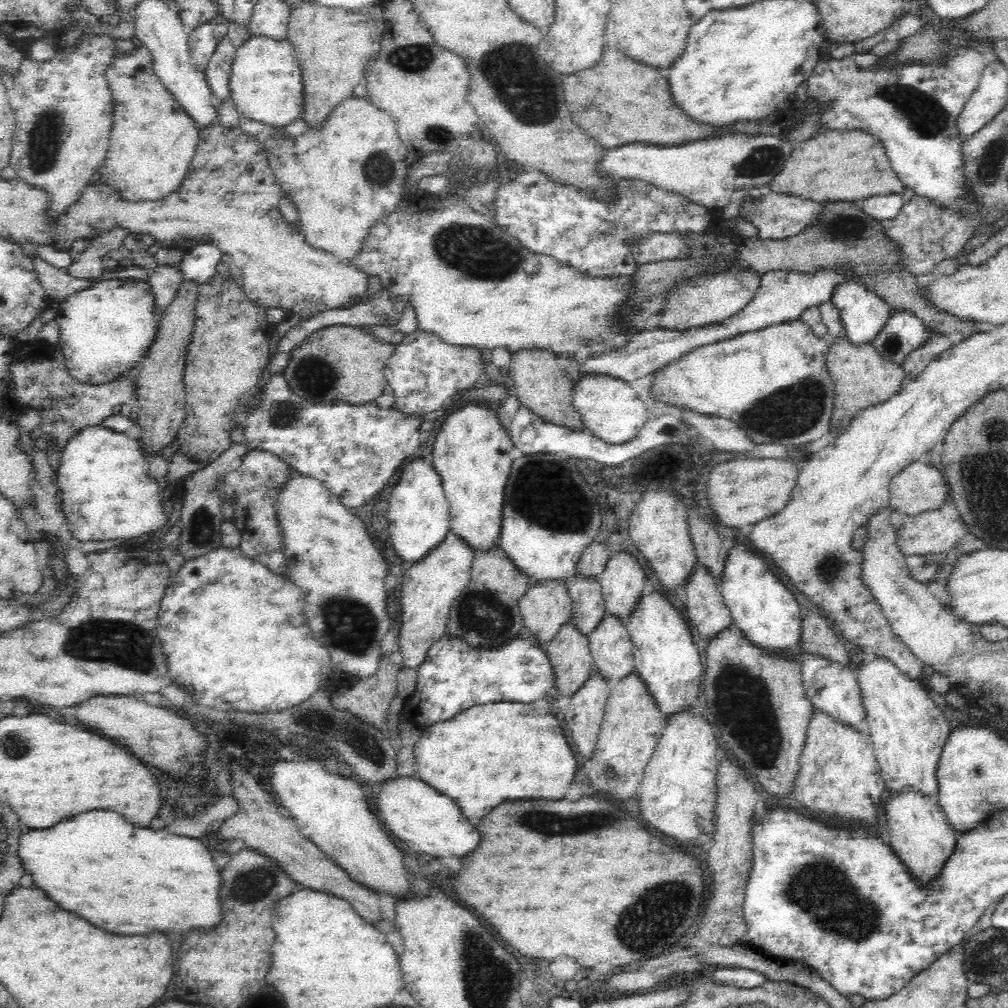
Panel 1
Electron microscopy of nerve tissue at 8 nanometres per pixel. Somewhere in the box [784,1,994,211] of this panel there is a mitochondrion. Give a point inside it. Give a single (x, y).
(927, 117)

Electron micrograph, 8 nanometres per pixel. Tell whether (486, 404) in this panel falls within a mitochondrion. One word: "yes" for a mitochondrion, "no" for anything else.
no

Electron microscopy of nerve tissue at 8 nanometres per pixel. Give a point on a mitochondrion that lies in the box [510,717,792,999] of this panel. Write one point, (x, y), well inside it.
(657, 916)

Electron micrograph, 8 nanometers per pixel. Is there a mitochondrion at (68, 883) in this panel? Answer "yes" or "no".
no

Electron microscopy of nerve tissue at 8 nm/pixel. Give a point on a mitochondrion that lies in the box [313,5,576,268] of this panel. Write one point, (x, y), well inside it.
(510, 69)

